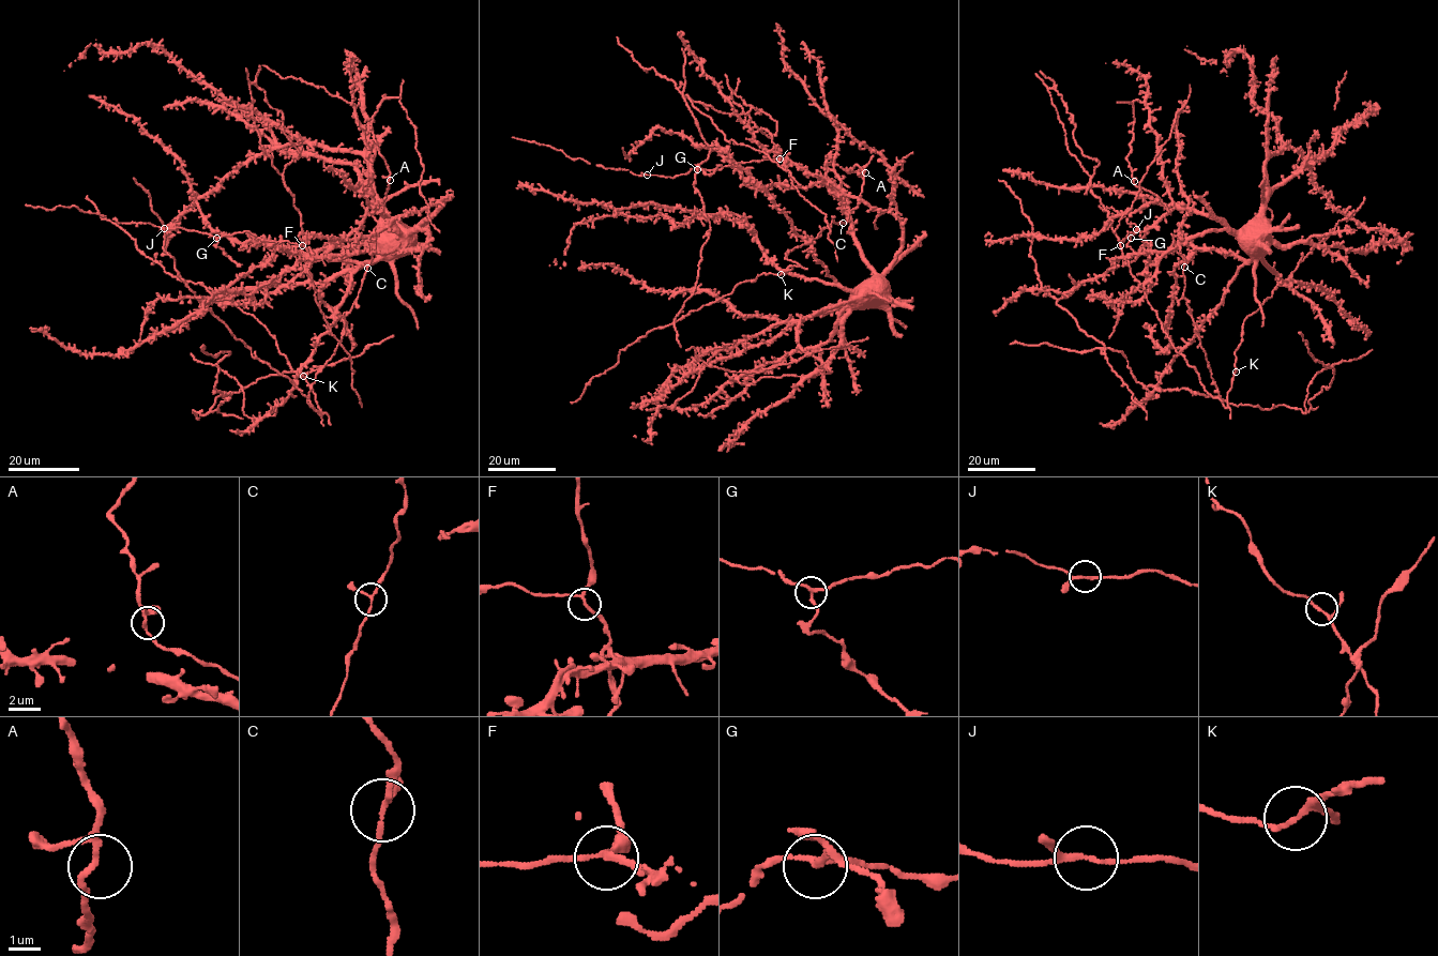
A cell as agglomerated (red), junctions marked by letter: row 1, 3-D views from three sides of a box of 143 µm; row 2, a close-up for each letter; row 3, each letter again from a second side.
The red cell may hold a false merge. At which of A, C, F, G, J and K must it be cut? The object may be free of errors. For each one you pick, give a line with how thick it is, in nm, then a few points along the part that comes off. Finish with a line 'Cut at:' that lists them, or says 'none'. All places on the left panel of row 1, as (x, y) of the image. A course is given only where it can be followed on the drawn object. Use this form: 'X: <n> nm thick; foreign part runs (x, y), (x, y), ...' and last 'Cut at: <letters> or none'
G: 180 nm thick; foreign part runs (216, 238), (216, 246), (242, 264)
Cut at: G

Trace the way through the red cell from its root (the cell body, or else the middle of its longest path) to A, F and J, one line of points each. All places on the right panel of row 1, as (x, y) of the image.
A: (1256, 237), (1252, 230), (1235, 232), (1222, 221), (1186, 209), (1174, 209), (1170, 214), (1158, 197), (1134, 181)
F: (1256, 237), (1252, 232), (1209, 230), (1191, 237), (1172, 249), (1124, 257), (1120, 245)
J: (1256, 237), (1209, 230), (1172, 249), (1123, 257), (1121, 241), (1136, 228)

